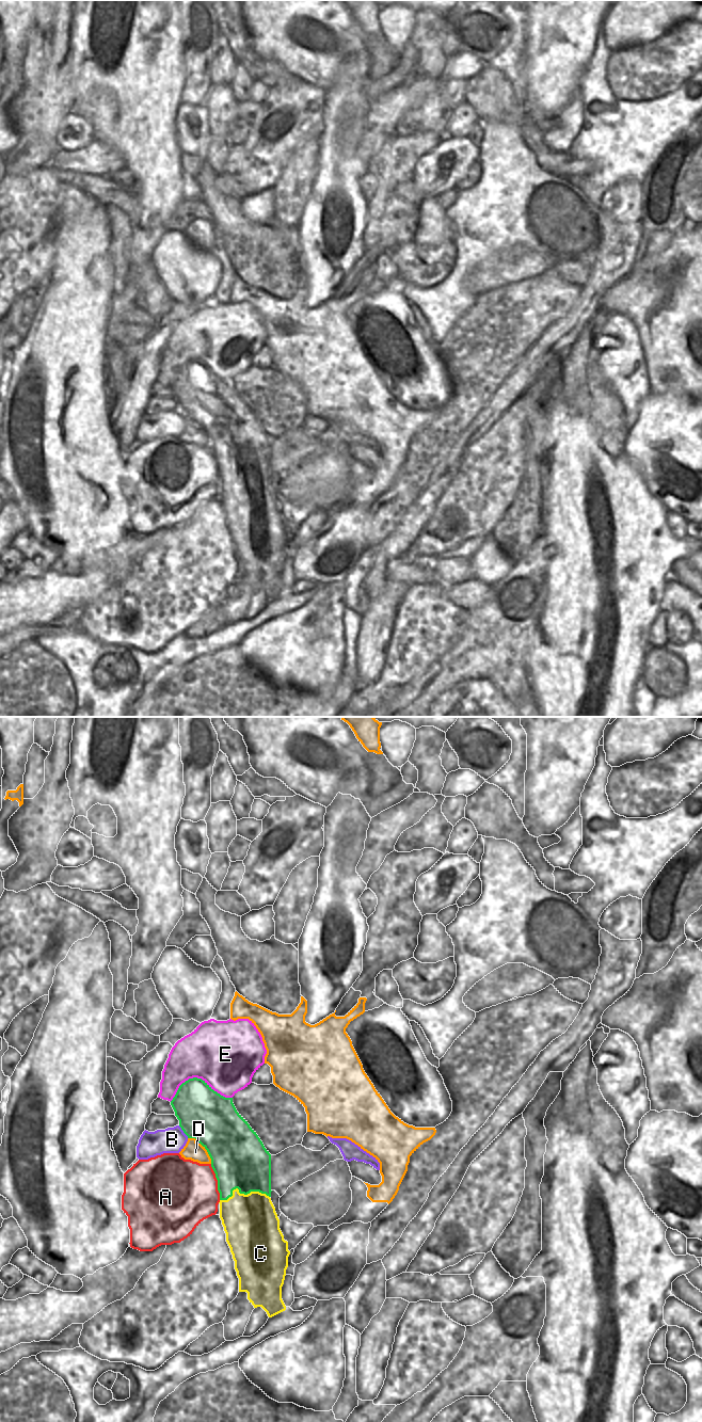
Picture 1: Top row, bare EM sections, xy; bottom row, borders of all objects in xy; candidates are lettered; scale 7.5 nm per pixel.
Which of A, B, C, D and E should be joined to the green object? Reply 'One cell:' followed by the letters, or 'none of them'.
One cell: C

